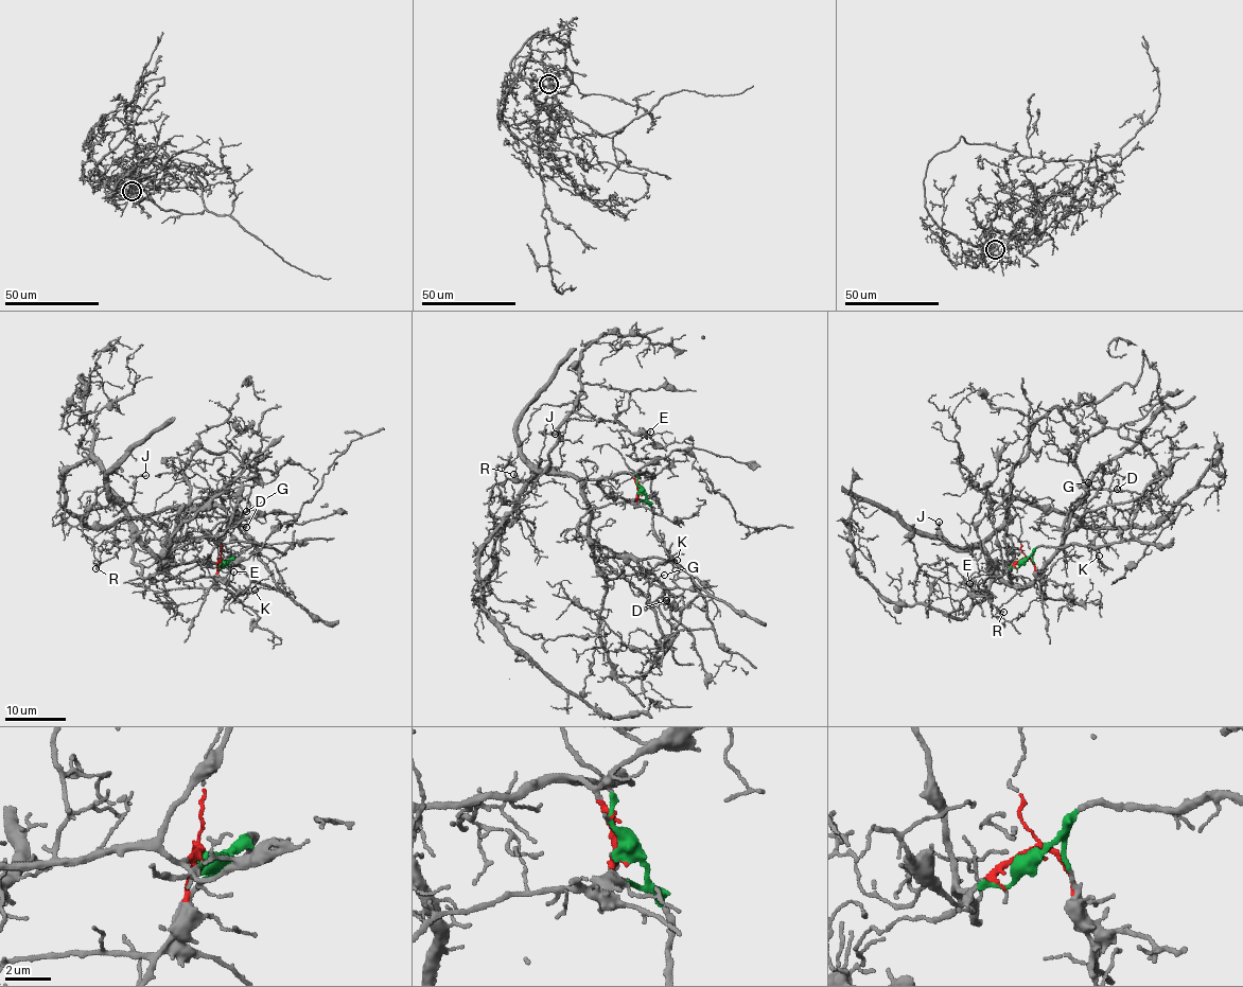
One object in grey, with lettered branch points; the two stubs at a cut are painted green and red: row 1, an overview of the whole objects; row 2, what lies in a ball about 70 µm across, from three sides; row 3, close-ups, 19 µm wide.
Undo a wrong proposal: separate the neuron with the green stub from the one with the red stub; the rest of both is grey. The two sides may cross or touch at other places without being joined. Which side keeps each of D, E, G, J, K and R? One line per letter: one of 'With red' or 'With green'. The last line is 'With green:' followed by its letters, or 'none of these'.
D: With green
E: With red
G: With red
J: With red
K: With green
R: With red
With green: D, K

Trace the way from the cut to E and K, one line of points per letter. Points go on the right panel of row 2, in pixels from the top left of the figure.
E: (1026, 560), (1004, 567), (1009, 586), (993, 574), (990, 593), (961, 618), (949, 614), (972, 595), (969, 583)
K: (1026, 560), (1036, 547), (1066, 547), (1073, 543), (1092, 548), (1099, 561), (1099, 556)

